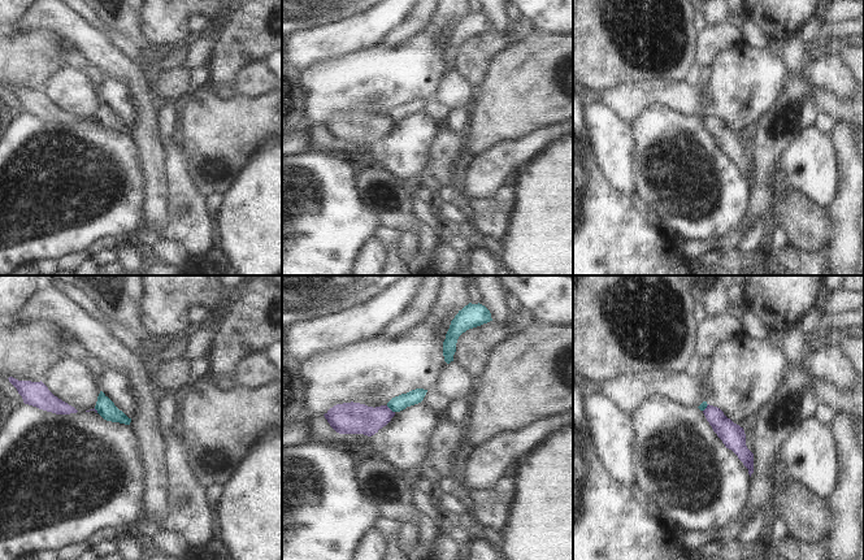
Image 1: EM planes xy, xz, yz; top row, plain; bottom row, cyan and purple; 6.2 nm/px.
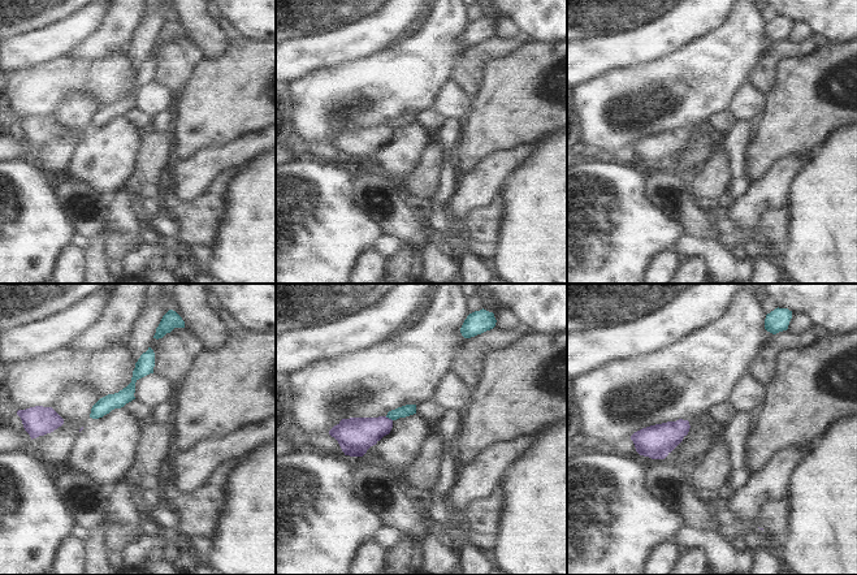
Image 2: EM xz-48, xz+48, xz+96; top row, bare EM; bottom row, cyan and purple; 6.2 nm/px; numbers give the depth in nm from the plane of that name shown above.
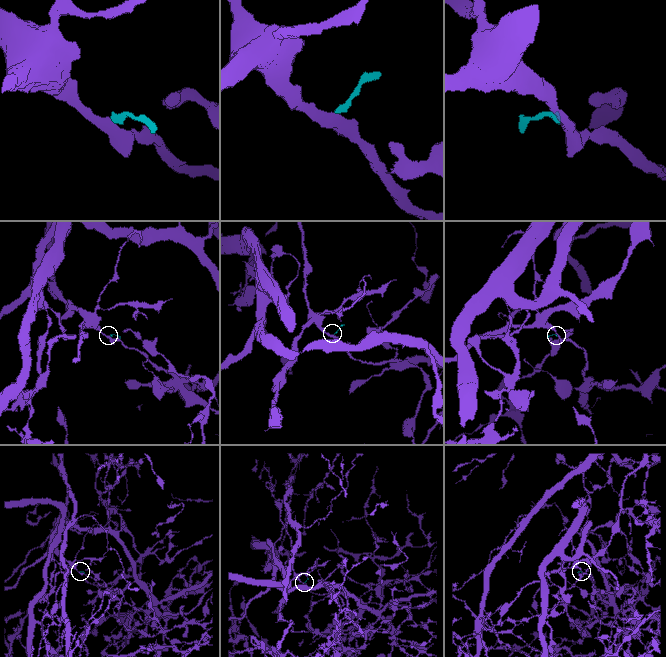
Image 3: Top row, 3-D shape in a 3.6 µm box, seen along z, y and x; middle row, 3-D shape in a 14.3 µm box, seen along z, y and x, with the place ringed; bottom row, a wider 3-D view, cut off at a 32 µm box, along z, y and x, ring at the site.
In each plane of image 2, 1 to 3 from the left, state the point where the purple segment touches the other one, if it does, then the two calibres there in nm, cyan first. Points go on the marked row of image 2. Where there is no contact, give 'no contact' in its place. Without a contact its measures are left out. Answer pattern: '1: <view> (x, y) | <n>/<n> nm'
1: no contact
2: xz+48 (389, 418) | 70/220 nm
3: no contact

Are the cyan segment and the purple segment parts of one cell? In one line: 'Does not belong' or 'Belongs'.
Does not belong

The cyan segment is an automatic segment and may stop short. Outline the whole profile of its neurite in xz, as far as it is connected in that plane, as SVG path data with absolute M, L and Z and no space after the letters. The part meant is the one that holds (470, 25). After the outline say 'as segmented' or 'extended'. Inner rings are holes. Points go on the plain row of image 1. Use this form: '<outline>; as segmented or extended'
M482 13L465 14L455 27L451 30L450 38L446 43L443 51L443 65L444 70L450 73L453 70L453 64L456 61L456 52L459 45L469 38L481 35L492 30L490 19Z; as segmented

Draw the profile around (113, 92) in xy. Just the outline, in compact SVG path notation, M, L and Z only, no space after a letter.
M100 74L100 79L96 82L96 91L99 99L131 127L136 120L136 107L127 86L110 75Z

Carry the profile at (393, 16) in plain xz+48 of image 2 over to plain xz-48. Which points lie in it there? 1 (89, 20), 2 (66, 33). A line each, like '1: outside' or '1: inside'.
1: inside
2: inside

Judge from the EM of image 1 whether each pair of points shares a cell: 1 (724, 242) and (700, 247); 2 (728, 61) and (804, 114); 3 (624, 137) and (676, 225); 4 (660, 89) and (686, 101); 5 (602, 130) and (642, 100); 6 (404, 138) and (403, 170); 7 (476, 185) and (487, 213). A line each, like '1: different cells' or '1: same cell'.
1: same cell
2: different cells
3: different cells
4: same cell
5: different cells
6: same cell
7: different cells

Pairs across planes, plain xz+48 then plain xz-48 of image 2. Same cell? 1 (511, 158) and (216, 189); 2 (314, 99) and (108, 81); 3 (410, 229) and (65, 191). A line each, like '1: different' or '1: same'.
1: different
2: same
3: same

